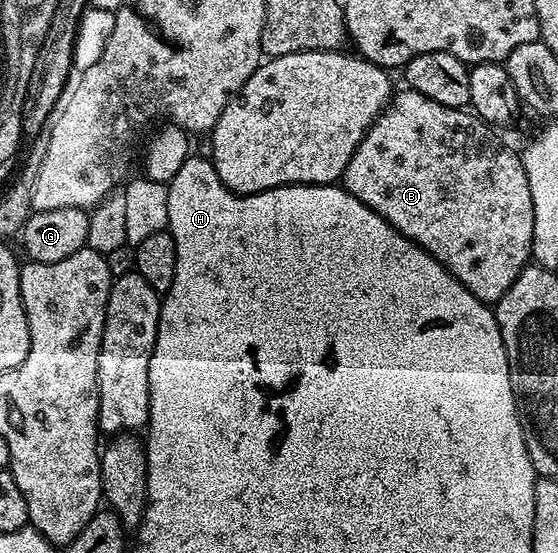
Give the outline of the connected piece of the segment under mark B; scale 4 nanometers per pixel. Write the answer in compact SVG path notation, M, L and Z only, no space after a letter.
M405 88L403 92L397 92L393 96L388 103L388 108L369 127L362 143L358 143L344 172L343 188L347 189L350 195L354 195L354 199L362 199L362 203L366 203L366 207L370 207L378 215L382 215L382 219L389 221L402 235L406 235L411 241L421 245L430 255L434 255L434 259L438 259L438 263L442 263L442 267L446 267L446 271L450 271L450 275L454 275L454 279L461 281L479 301L489 303L500 301L502 295L506 295L506 291L510 291L514 279L523 271L525 265L529 264L532 255L534 199L530 199L530 183L526 179L521 154L517 150L515 153L514 150L507 149L492 134L495 132L490 128L488 122L467 108L442 107L442 103L434 103L434 99L426 99L426 95L418 95L418 91L413 89Z

